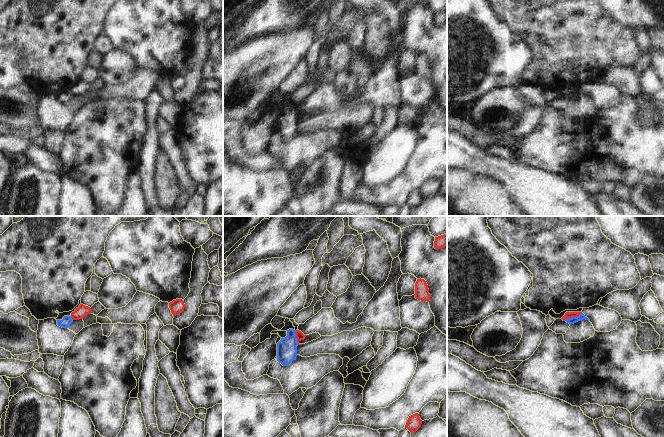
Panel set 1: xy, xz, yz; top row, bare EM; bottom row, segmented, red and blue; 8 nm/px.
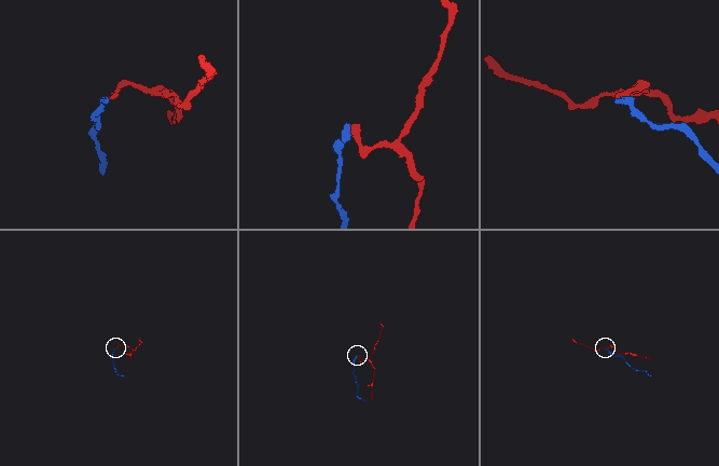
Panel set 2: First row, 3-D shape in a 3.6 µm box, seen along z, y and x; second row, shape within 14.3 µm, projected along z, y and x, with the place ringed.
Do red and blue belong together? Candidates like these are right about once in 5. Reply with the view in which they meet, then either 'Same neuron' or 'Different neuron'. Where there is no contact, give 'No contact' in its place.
Touches red in yz. Different neuron.

